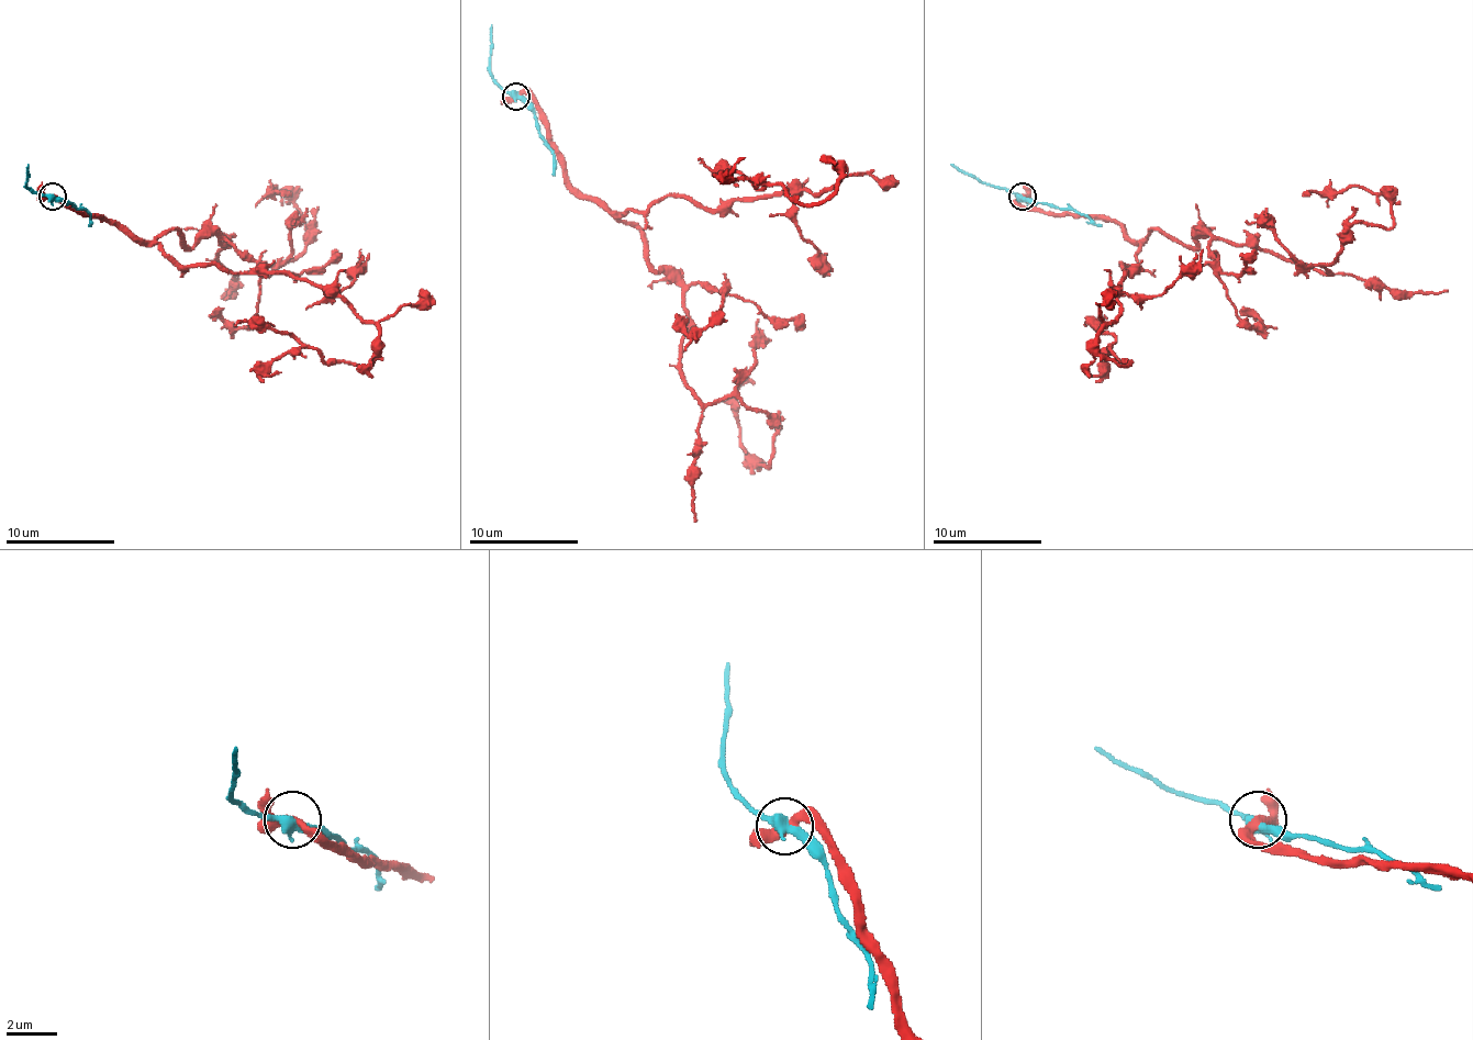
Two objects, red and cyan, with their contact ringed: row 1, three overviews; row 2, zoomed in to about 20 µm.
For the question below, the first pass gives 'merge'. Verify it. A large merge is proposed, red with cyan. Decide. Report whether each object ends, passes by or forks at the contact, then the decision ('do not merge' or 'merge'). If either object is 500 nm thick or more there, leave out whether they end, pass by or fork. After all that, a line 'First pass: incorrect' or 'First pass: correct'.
red passes by; cyan passes by; do not merge
First pass: incorrect

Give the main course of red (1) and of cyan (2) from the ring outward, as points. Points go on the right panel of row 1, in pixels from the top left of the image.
1: (1022, 194), (1108, 216), (1134, 242), (1209, 236), (1325, 275), (1352, 225), (1393, 225), (1361, 187), (1308, 194)
2: (1022, 194), (1101, 225)

